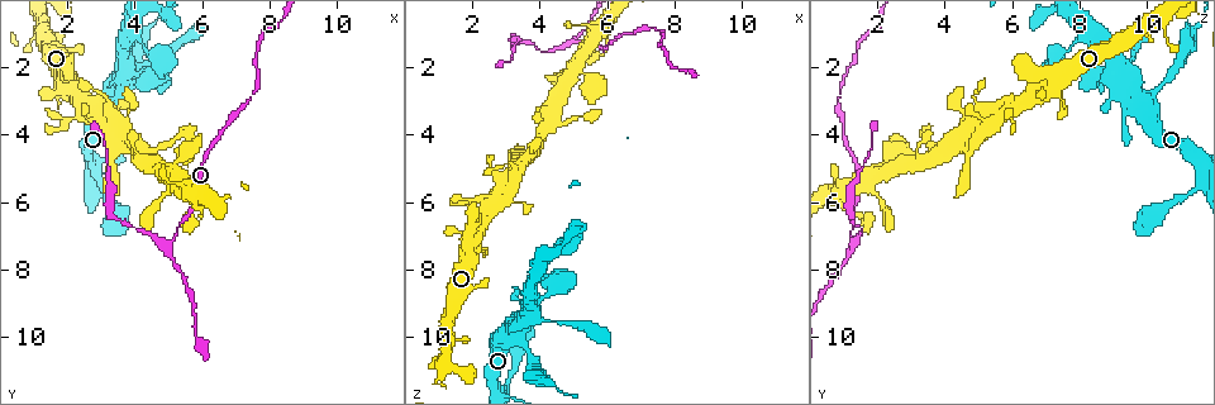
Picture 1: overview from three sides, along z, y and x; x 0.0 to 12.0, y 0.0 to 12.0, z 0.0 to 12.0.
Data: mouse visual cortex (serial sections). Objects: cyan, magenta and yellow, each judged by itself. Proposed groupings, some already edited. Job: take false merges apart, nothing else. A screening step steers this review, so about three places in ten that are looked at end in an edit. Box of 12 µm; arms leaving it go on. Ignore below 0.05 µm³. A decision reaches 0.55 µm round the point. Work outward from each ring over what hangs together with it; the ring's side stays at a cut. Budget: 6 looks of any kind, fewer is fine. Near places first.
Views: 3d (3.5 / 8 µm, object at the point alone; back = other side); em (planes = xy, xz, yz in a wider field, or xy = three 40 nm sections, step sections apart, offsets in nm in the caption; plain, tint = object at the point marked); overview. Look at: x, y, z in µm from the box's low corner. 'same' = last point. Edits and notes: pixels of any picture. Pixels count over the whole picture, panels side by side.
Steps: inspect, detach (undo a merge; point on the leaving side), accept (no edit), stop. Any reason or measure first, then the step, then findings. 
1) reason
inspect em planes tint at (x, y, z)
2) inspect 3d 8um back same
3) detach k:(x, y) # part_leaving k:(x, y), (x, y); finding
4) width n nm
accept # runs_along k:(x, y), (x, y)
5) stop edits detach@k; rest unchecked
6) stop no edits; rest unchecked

abrupt turn
inspect 3d 8um at (3.0, 3.3, 5.7)

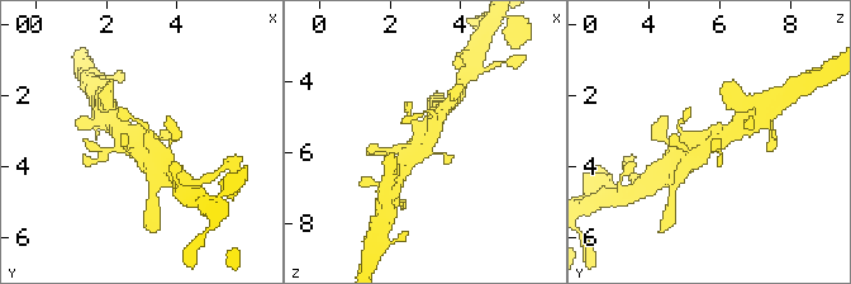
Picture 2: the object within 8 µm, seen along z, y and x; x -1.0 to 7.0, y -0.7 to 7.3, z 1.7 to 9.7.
inspect 3d 3.5um at (3.0, 3.3, 5.6)

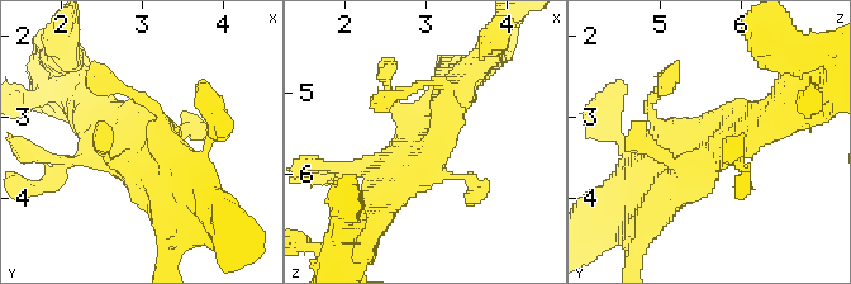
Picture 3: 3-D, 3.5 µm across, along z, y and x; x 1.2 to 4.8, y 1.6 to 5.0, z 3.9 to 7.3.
inspect em planes tint at (3.00, 3.35, 5.70)

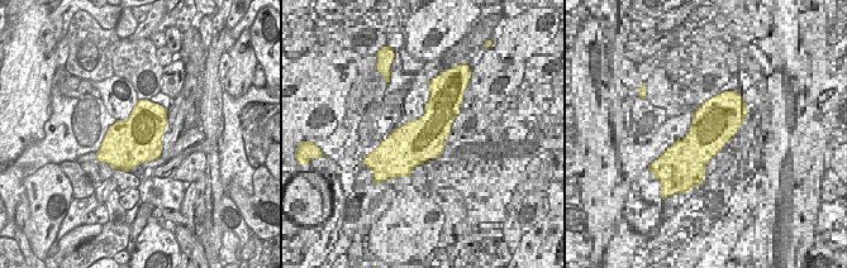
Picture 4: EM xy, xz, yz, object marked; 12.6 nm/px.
width 600 nm
accept # runs_along 3:(375, 208), (460, 88); one cell here

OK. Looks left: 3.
a fork
inspect 3d 3.5um at (3.1, 2.9, 9.8)

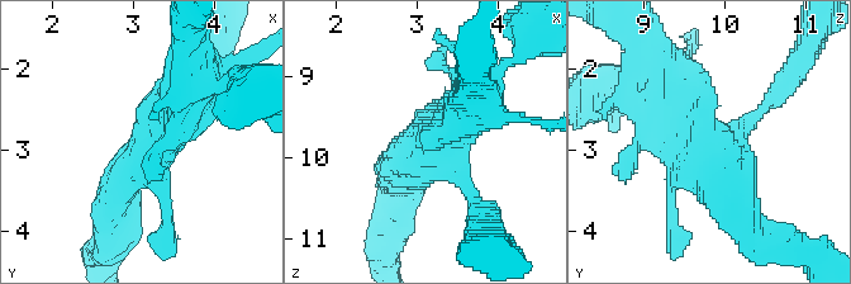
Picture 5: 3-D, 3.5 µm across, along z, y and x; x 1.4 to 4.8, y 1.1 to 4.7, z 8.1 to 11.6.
need the tissue
inspect em xy step 1 tint at (3.15, 2.90, 9.75)

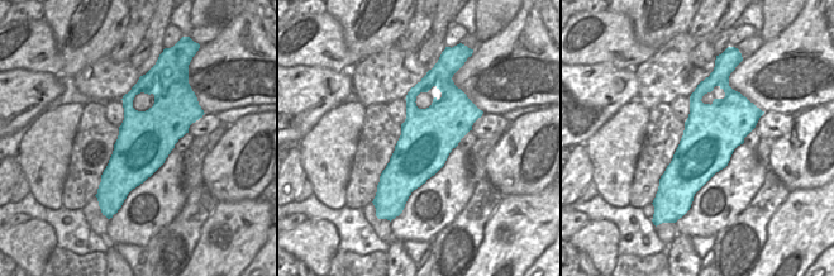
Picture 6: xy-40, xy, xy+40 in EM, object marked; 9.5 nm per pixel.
accept # runs_along 5:(114, 212), (191, 84); all the same cell

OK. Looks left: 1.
stop no edits; rest unchecked

